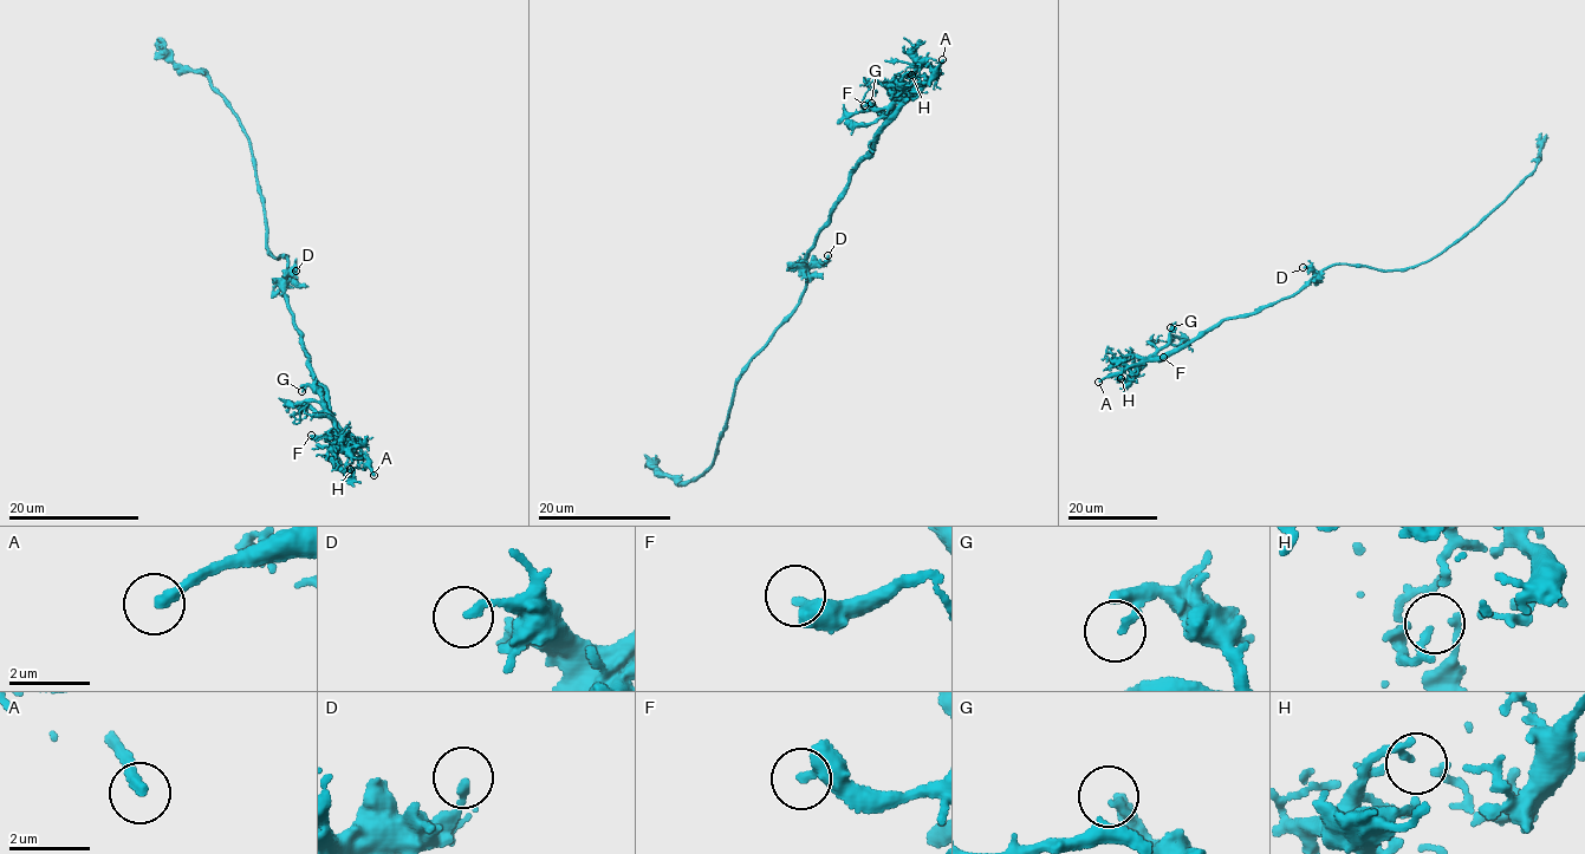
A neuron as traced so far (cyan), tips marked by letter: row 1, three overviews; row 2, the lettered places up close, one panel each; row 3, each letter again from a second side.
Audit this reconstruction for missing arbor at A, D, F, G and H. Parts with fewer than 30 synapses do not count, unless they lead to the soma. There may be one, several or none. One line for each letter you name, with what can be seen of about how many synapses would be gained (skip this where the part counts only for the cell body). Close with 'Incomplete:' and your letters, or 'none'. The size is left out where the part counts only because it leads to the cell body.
Incomplete: A

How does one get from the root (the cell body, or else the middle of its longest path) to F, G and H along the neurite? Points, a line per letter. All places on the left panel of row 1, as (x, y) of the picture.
F: (286, 256), (287, 269), (280, 285), (303, 350), (342, 434), (311, 435)
G: (286, 256), (287, 269), (280, 285), (303, 350), (342, 434), (336, 431), (317, 392), (309, 385), (301, 391)
H: (286, 256), (287, 269), (280, 285), (303, 350), (342, 434), (335, 464), (346, 476), (350, 469)

